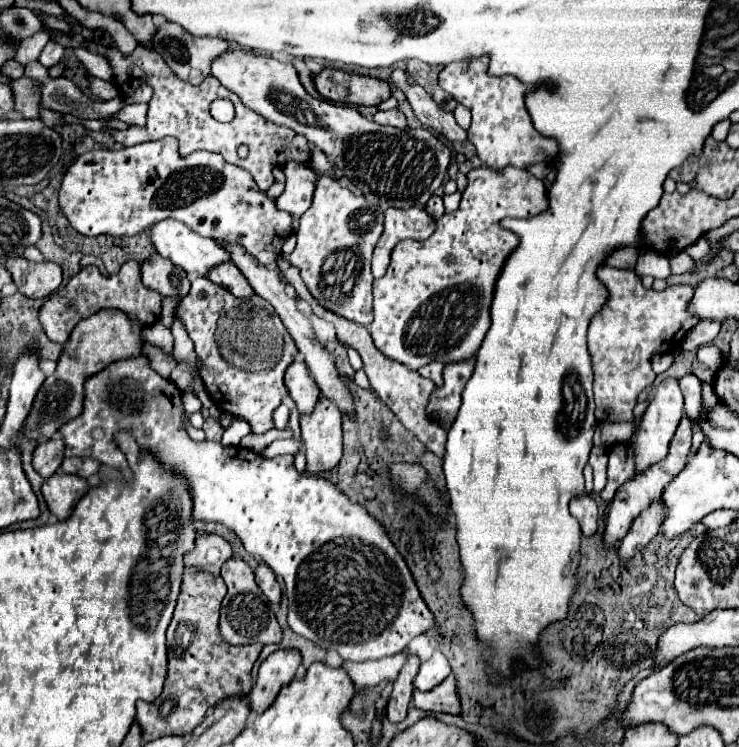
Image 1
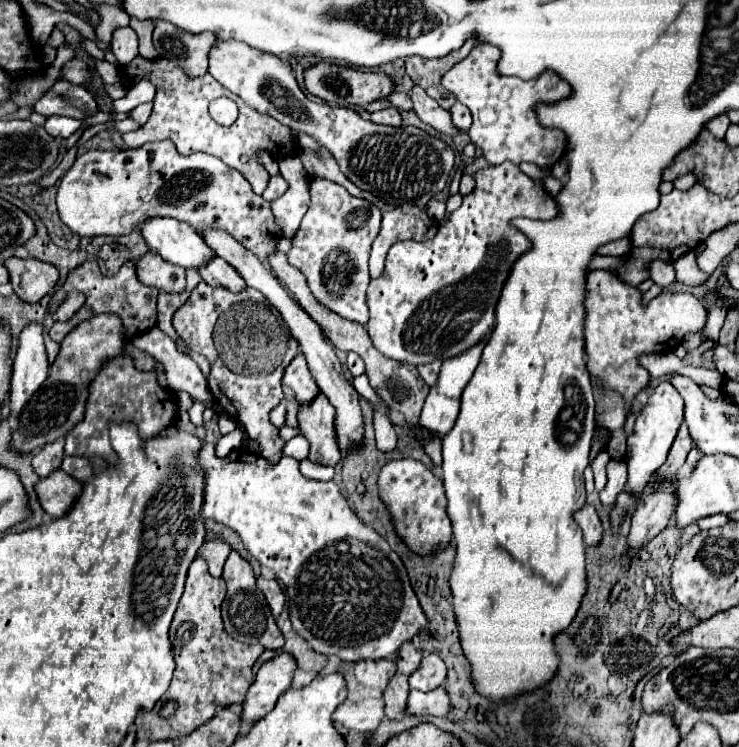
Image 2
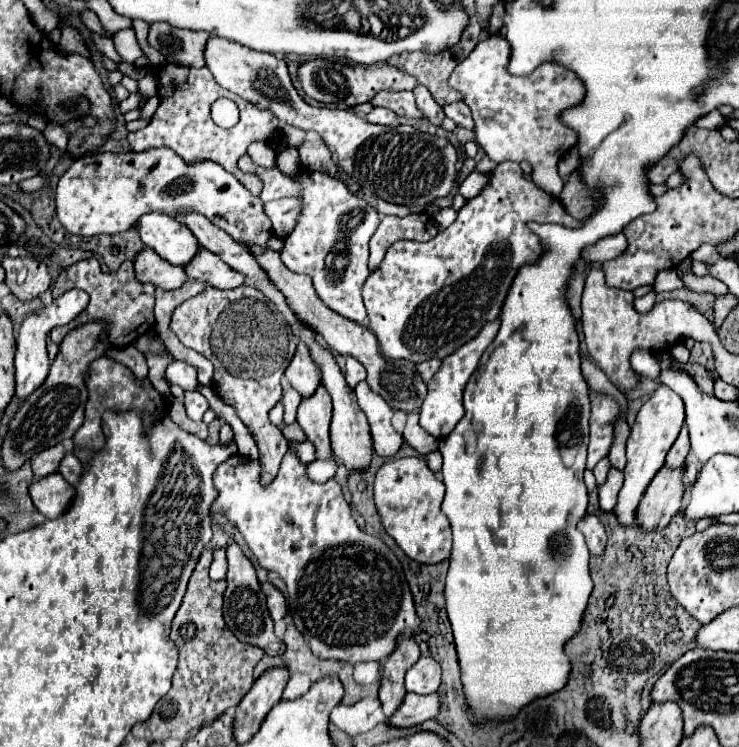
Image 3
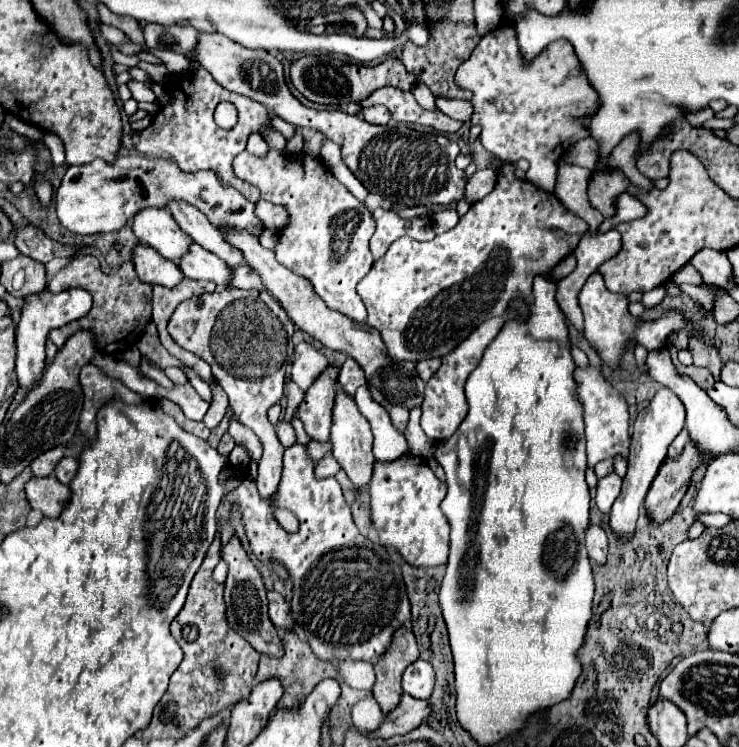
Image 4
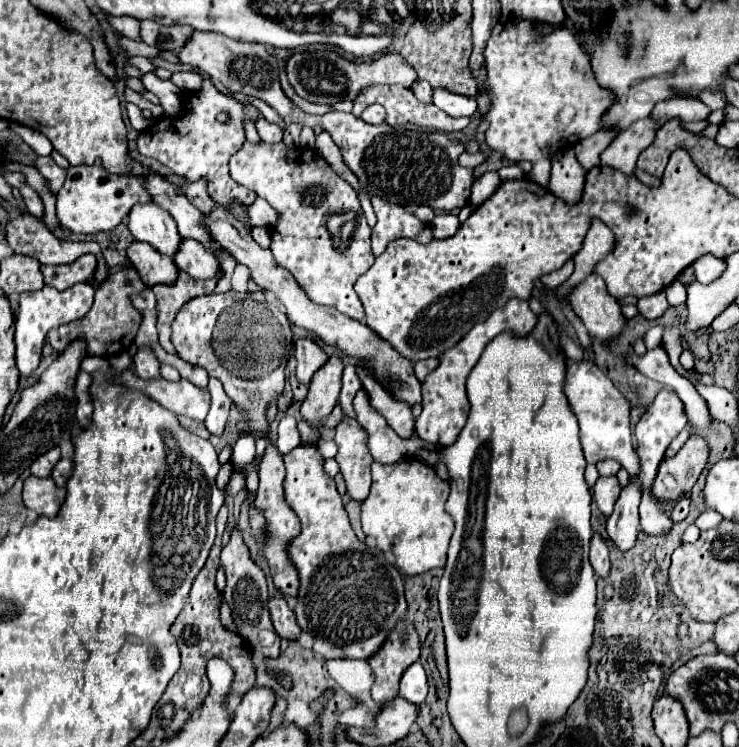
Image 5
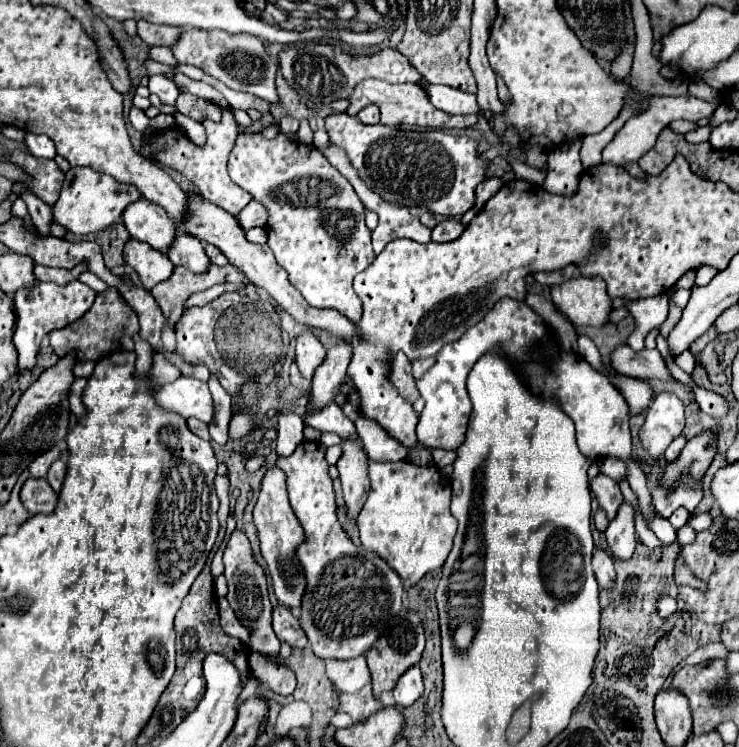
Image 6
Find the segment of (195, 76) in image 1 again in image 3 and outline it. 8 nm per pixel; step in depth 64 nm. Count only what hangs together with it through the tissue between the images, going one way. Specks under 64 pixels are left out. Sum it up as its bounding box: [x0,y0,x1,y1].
[148,24,208,68]

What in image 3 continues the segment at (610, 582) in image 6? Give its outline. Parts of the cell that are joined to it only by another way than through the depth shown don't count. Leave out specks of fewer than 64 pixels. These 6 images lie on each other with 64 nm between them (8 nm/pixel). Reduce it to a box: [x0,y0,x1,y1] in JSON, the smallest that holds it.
[578,514,606,556]

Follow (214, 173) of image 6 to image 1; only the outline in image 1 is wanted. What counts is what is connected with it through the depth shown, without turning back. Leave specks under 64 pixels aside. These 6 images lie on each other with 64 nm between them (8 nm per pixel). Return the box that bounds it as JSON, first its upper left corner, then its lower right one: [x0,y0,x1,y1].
[108,44,310,192]

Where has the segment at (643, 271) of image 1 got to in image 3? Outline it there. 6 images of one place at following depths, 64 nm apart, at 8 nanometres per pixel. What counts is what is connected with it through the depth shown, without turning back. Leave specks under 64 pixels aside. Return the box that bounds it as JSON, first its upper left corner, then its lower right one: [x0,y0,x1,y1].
[654,269,684,292]

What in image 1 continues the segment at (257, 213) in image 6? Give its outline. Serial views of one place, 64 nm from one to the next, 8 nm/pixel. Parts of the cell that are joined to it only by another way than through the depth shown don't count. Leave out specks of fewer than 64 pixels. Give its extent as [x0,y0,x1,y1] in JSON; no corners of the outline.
[276,162,316,232]

